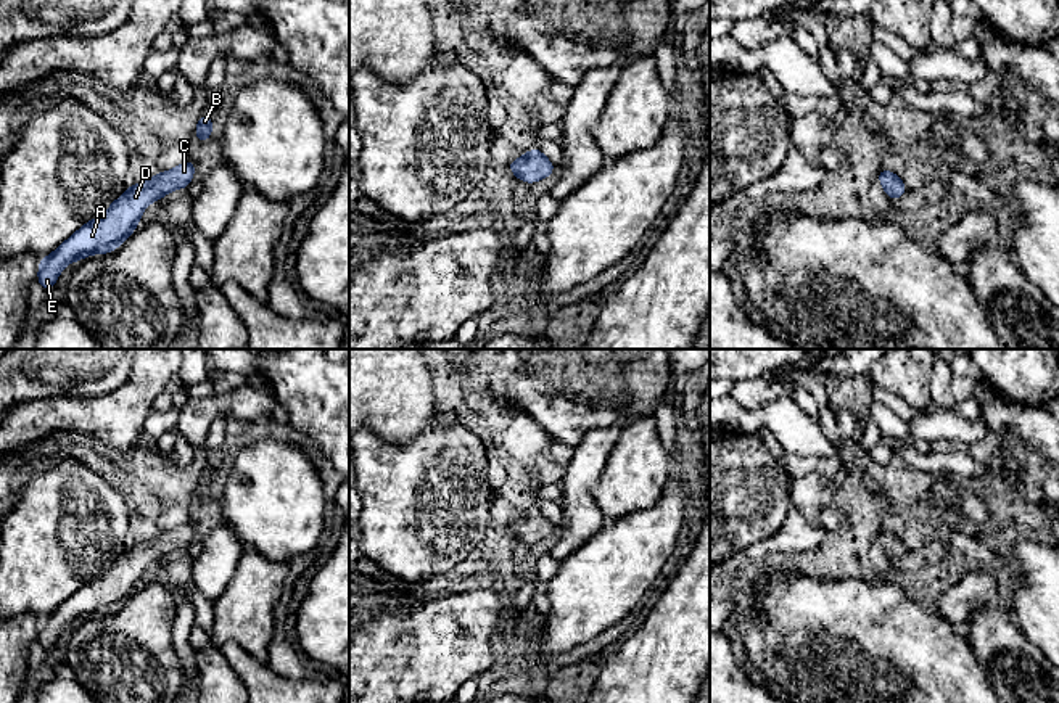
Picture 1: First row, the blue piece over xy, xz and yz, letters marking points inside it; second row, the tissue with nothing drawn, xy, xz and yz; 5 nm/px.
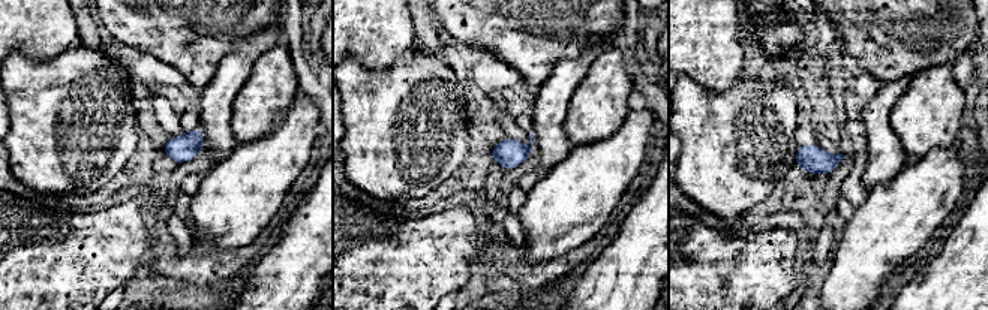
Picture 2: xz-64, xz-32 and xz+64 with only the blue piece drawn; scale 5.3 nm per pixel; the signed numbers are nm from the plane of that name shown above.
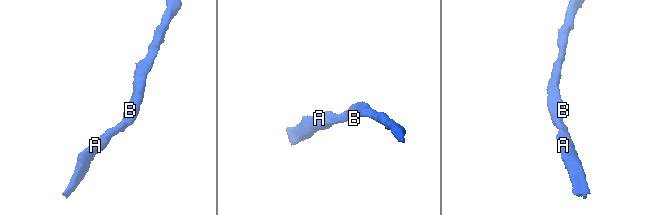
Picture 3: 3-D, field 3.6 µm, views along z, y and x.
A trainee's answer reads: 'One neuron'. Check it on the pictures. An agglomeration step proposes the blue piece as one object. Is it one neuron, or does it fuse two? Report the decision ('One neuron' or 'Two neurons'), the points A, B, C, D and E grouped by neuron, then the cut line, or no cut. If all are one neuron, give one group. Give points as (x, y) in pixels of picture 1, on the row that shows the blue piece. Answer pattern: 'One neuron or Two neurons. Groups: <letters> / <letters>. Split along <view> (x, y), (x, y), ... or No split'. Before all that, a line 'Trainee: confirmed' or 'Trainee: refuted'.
Trainee: confirmed
One neuron. Groups: A B C D E. No split

